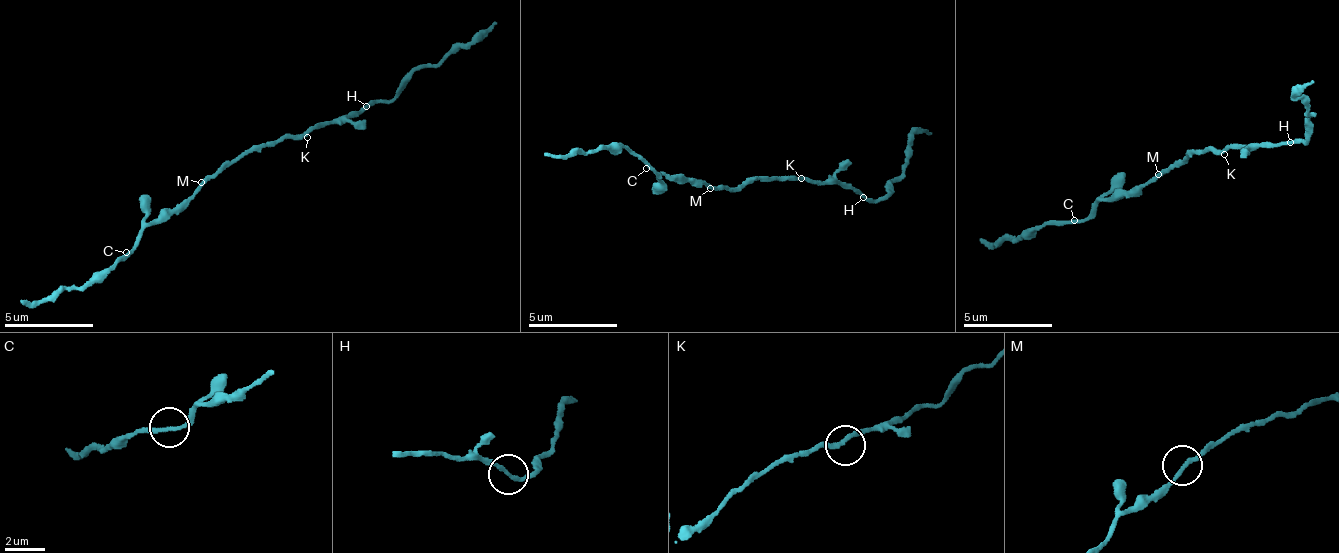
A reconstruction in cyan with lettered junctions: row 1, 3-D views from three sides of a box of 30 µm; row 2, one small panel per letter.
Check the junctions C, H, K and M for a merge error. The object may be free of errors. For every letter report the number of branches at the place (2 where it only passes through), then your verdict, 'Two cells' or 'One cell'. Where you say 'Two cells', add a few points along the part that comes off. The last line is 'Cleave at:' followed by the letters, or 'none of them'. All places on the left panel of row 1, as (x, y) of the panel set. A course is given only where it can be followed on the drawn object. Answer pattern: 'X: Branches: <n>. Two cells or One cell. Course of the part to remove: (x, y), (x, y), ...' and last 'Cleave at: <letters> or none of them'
C: Branches: 2. One cell
H: Branches: 2. One cell
K: Branches: 2. One cell
M: Branches: 2. One cell
Cleave at: none of them

